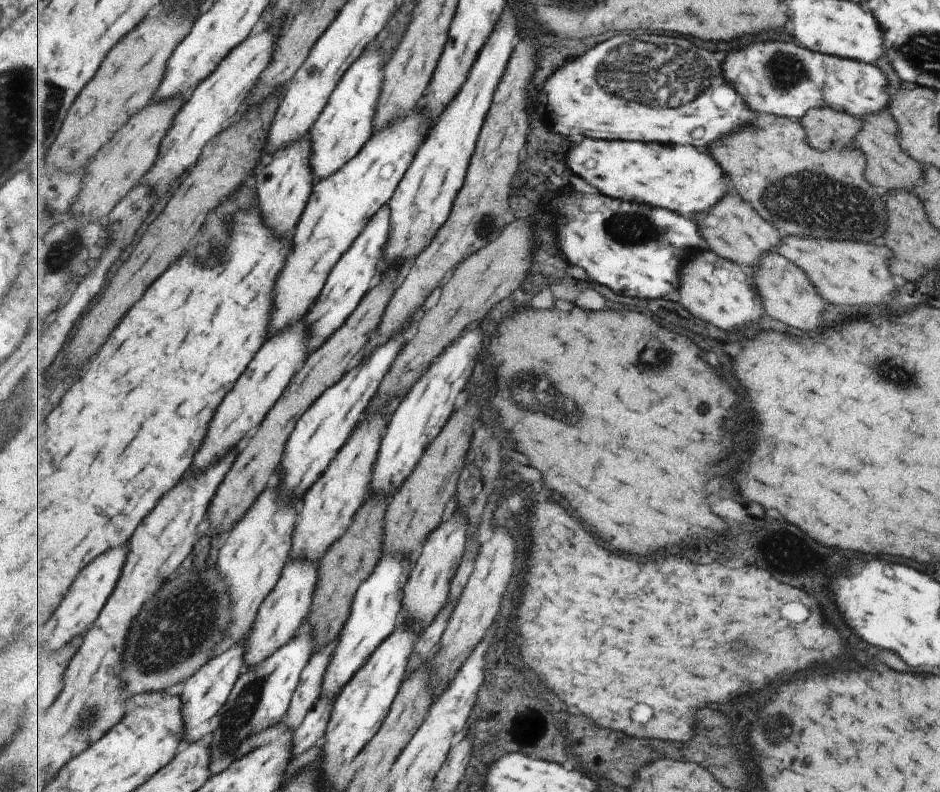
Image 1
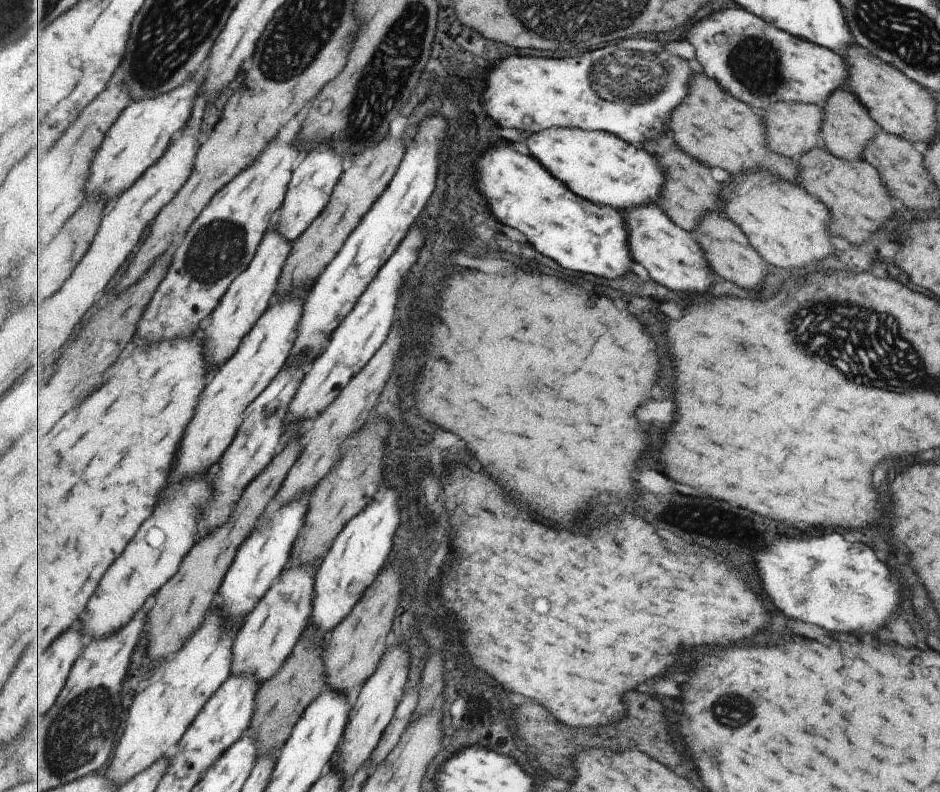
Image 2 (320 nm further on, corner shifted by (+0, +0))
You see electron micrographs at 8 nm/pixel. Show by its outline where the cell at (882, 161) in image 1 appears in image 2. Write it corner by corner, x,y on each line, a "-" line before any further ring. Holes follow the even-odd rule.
842,87
831,92
821,107
825,116
822,118
818,136
822,139
823,146
840,159
847,161
861,159
865,143
874,137
878,130
876,122
869,118
867,109
854,97
852,92

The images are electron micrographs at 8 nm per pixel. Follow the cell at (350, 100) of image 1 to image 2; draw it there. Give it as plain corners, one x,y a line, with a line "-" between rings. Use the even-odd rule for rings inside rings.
319,148
309,152
309,156
302,160
299,168
295,170
295,182
291,182
287,191
279,220
279,234
283,234
289,242
295,242
327,208
341,176
343,176
343,158
335,150

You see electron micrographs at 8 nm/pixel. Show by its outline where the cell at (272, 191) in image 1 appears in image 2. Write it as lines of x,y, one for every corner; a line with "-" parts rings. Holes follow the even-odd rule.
267,232
267,238
263,238
263,250
259,250
259,254
255,255
255,262
251,262
249,270
243,272
235,280
235,286
231,286
231,294
227,294
227,298
223,298
223,306
219,306
219,310
215,310
215,314
211,316
211,326
205,328
205,332
203,332
205,334
203,346
207,348
205,358
207,358
207,364
211,366
211,370
221,368
235,356
243,338
253,330
253,326
265,314
265,310
269,308
269,302
277,290
279,276
283,272
283,266
285,266
289,254
291,254
291,244
285,238
281,238
277,232

